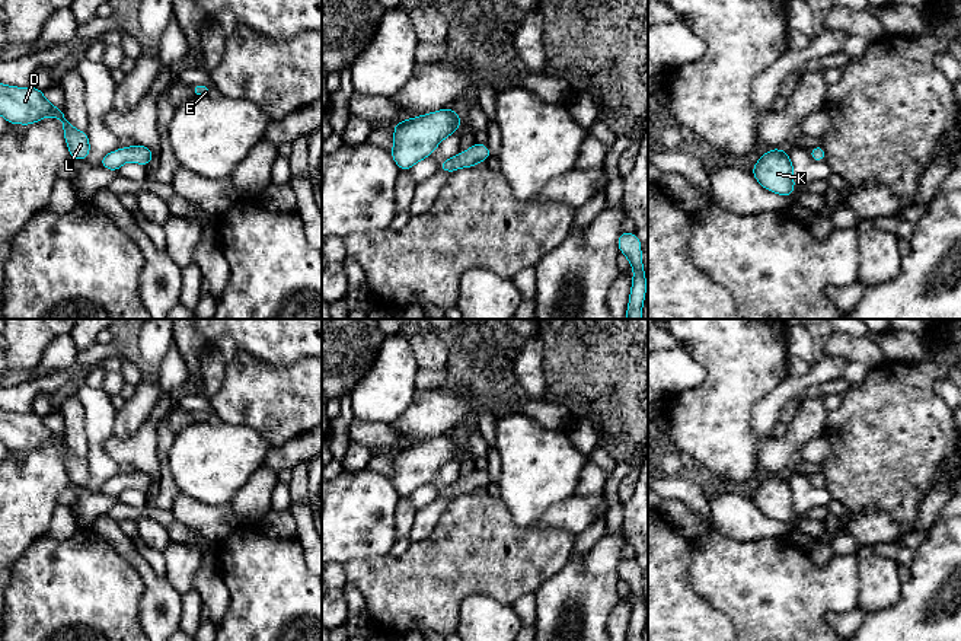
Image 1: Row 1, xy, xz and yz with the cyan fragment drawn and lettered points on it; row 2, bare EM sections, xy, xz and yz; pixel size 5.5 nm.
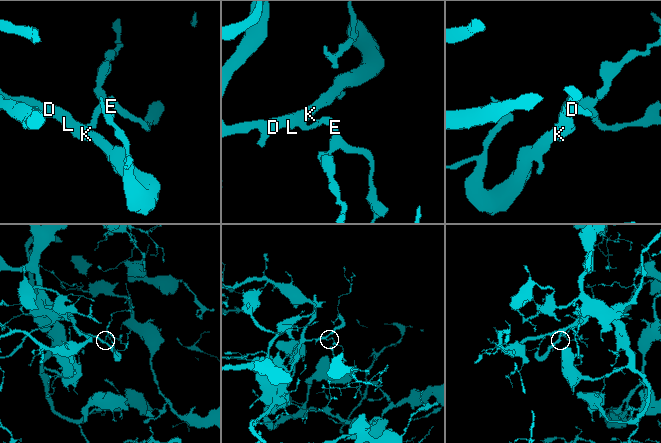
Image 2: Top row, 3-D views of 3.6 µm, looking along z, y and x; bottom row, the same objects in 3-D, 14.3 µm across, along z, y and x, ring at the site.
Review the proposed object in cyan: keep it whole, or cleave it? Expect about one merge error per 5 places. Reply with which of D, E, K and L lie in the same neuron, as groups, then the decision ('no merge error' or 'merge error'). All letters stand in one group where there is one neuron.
D E K L | no merge error

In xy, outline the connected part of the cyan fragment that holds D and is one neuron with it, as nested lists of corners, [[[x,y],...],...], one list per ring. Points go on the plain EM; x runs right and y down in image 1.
[[[0,409],[0,441],[9,450],[29,452],[45,443],[63,447],[64,465],[71,485],[84,487],[90,481],[87,459],[74,455],[64,441],[64,434],[54,434],[35,412],[16,414]]]

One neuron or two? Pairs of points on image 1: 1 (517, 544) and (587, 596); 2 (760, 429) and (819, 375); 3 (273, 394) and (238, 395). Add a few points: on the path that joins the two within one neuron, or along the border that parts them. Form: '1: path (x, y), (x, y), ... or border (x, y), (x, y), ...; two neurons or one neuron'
1: border (571, 558), (535, 592); two neurons
2: path (766, 411), (791, 386), (801, 382); one neuron
3: path (264, 395), (246, 395); one neuron

